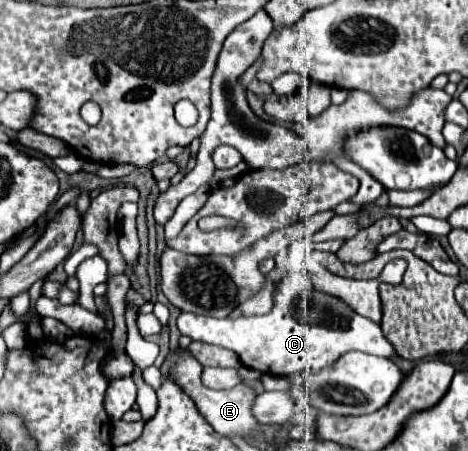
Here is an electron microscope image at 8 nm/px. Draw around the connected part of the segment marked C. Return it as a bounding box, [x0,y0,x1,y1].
[178,273,396,375]

